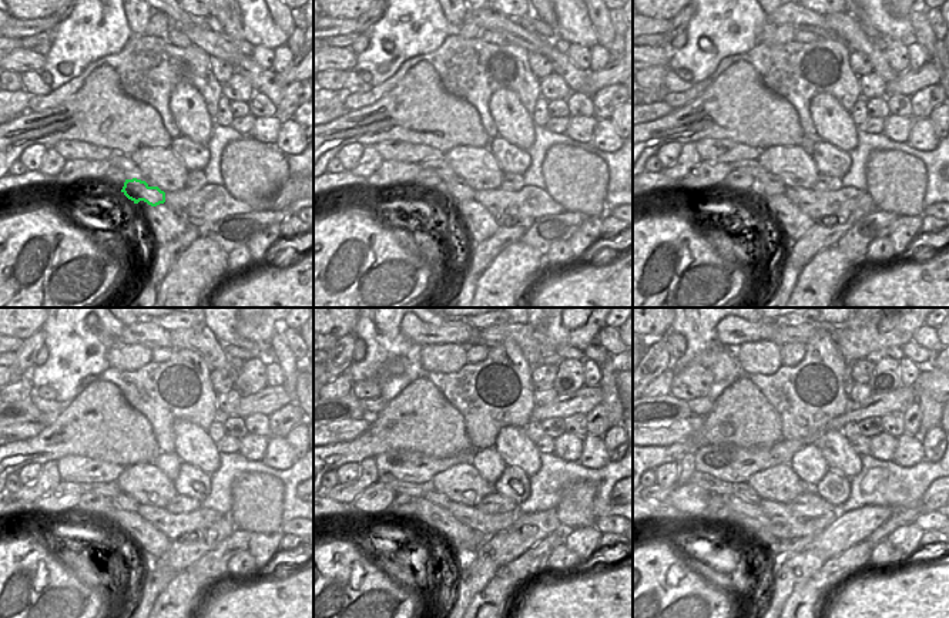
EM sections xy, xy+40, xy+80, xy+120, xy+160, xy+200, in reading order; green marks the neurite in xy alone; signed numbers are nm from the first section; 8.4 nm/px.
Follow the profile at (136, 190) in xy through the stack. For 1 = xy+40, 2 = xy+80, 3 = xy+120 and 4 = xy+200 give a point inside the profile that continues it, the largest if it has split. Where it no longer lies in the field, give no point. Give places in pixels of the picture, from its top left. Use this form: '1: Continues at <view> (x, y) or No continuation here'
1: Continues at xy+40 (456, 188)
2: Continues at xy+80 (770, 185)
3: Continues at xy+120 (124, 501)
4: Continues at xy+200 (743, 490).

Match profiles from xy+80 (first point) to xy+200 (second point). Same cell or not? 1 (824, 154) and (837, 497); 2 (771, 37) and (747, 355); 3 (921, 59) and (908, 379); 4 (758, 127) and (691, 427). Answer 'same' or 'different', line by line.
1: same
2: same
3: same
4: different

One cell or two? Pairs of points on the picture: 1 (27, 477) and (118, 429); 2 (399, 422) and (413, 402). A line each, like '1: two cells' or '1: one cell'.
1: two cells
2: one cell

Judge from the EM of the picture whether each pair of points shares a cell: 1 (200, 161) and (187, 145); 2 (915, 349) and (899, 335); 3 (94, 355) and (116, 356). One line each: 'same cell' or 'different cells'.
1: same cell
2: different cells
3: different cells

